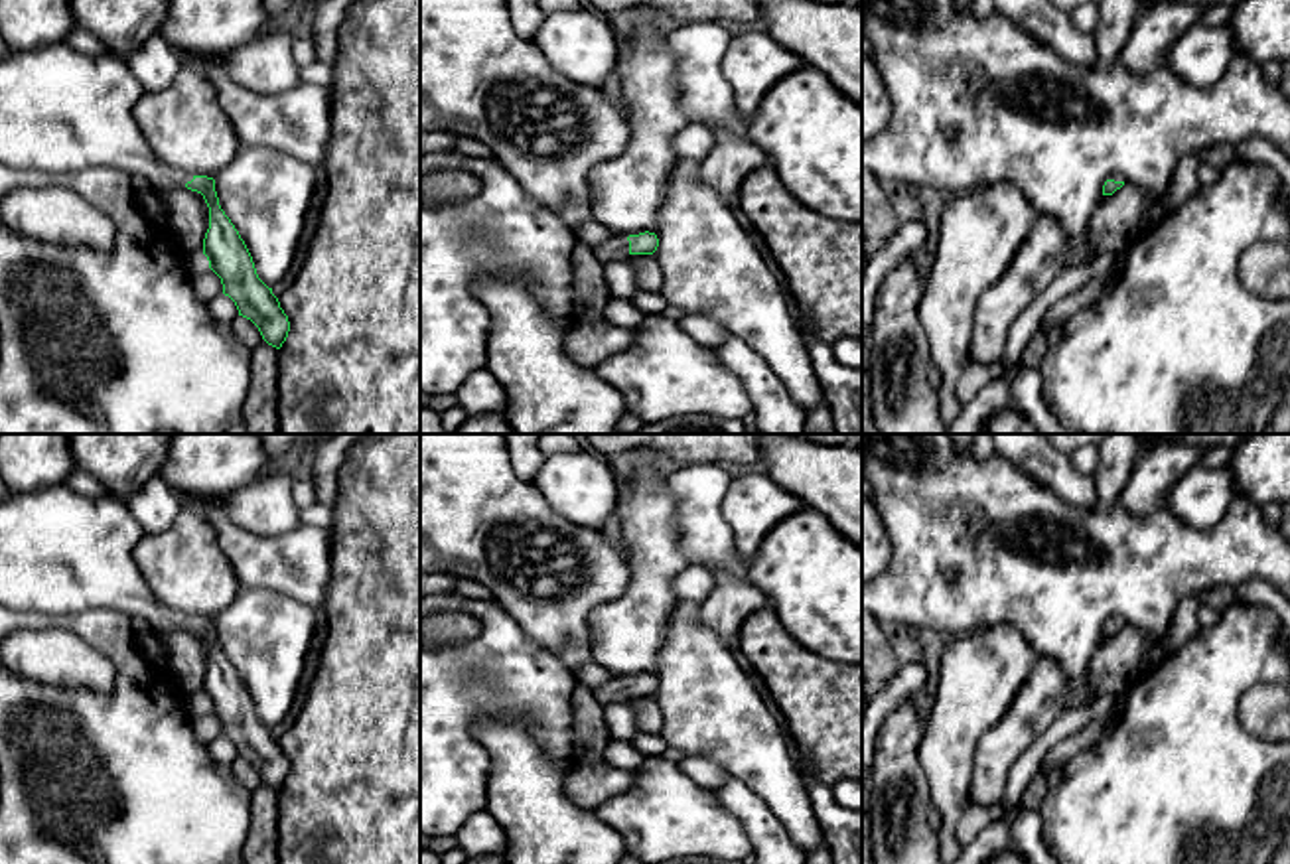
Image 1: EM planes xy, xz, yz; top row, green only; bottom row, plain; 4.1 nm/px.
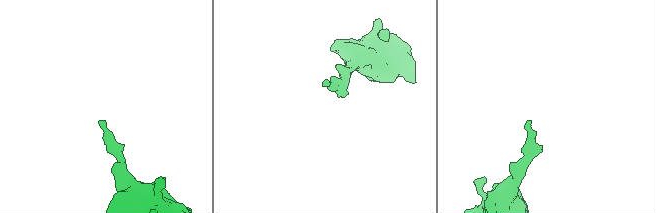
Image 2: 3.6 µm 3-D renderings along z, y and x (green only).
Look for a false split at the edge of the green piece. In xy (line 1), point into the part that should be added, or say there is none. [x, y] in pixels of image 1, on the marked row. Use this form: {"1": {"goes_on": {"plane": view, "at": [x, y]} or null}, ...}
{"1": {"goes_on": {"plane": "xy", "at": [62, 111]}}}

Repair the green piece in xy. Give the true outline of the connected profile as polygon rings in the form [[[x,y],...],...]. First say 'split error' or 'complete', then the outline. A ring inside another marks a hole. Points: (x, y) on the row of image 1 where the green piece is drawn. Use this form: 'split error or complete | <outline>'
split error | [[[69,43],[10,51],[0,59],[0,162],[45,174],[110,168],[142,176],[160,189],[187,187],[203,195],[209,229],[203,254],[221,278],[239,316],[280,349],[290,322],[256,274],[239,231],[219,205],[215,180],[162,164],[150,150],[132,108],[142,85],[118,55],[93,57]]]

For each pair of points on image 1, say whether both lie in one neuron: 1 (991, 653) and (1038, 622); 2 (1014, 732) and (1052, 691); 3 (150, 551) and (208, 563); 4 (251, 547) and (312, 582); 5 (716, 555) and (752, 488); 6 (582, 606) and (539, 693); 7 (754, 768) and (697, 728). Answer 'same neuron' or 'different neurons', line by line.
1: different neurons
2: same neuron
3: same neuron
4: same neuron
5: different neurons
6: different neurons
7: same neuron

